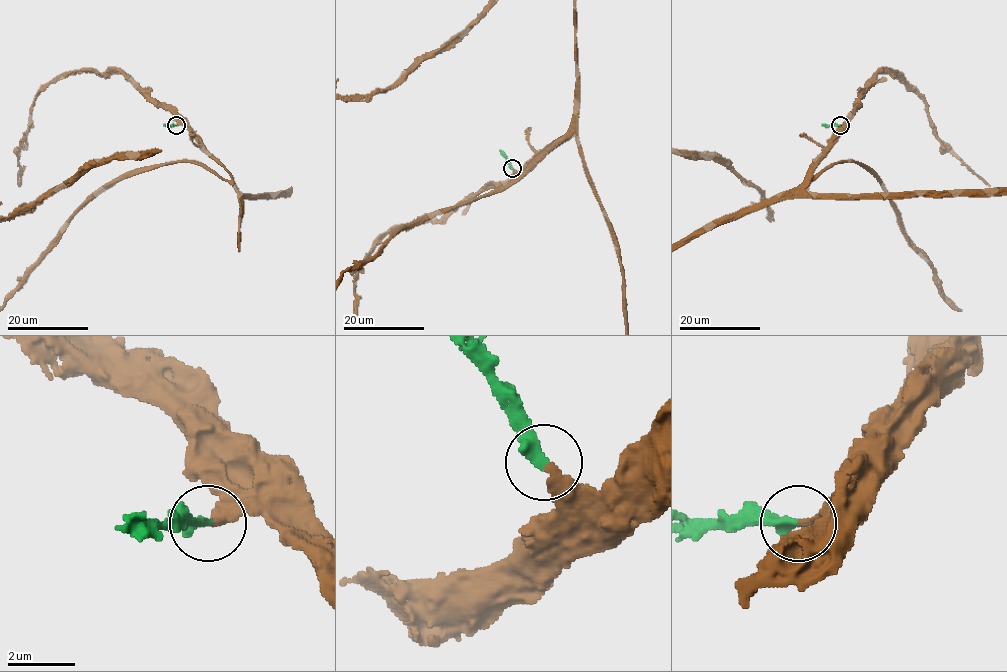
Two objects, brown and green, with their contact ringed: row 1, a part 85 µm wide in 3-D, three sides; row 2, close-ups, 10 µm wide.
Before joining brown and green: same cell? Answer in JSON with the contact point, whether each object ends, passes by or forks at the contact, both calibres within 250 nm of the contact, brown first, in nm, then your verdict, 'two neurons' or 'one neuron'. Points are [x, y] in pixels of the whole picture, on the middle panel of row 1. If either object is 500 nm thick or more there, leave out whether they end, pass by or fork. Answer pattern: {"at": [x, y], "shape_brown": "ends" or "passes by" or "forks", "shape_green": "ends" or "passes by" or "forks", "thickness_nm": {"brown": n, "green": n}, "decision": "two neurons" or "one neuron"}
{"at": [512, 168], "shape_brown": "ends", "shape_green": "ends", "thickness_nm": {"brown": 240, "green": 380}, "decision": "one neuron"}

